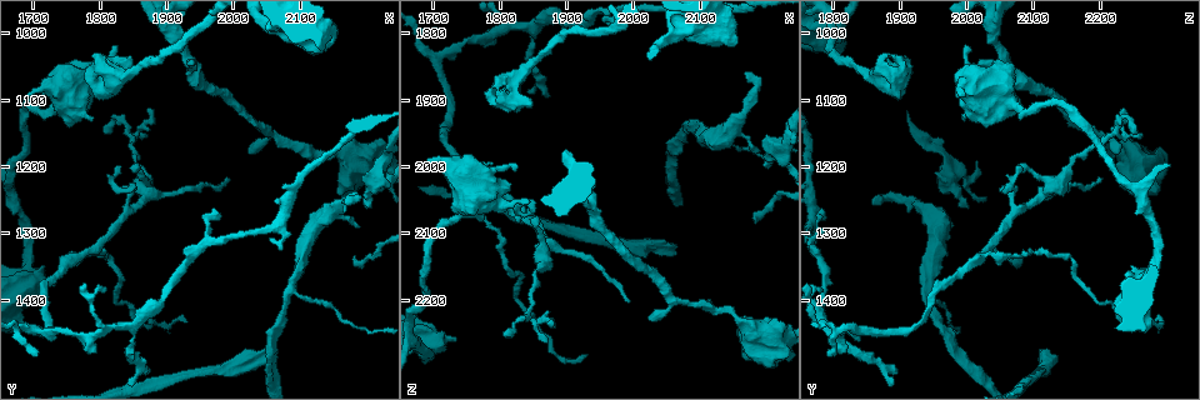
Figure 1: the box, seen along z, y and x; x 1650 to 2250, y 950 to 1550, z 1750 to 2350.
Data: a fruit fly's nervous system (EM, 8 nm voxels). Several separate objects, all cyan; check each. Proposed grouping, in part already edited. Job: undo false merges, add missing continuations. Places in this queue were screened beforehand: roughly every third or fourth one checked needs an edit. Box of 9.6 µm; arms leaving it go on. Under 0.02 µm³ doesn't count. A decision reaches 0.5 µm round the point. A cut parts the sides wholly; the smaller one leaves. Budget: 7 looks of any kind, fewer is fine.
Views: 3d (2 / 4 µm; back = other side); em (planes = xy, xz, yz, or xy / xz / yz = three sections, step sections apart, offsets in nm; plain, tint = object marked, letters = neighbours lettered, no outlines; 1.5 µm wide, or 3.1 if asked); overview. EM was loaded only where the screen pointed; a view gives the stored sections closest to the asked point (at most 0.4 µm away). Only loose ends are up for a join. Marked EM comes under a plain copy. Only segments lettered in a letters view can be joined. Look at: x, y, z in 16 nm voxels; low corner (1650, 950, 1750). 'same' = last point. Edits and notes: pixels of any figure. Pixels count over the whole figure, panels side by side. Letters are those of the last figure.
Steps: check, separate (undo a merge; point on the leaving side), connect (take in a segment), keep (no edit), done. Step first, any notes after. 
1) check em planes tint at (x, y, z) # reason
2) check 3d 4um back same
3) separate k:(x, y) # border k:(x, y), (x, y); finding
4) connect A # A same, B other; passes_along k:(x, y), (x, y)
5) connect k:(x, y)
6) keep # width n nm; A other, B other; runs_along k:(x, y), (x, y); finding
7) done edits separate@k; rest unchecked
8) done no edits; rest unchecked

check em planes letters at (1705, 1480, 1785) # branch stops here

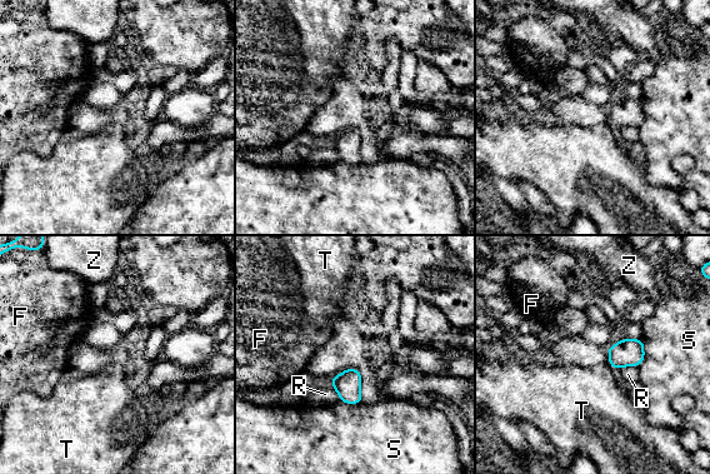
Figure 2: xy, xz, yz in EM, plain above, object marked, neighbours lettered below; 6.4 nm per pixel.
connect T # F other, R other, S other, T same, Z other; passes_along 2:(626, 353), (611, 365), (594, 399); it goes on there

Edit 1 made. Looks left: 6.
check 3d 2um at (1790, 1130, 1990) # free end

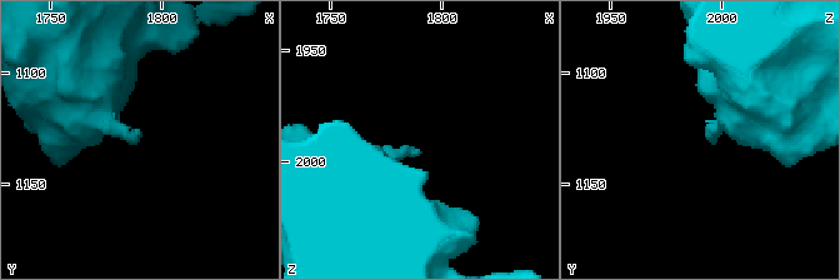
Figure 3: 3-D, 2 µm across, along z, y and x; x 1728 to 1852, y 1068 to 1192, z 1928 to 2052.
check em xz step 8 tint at (1786, 1131, 1994) # now the EM

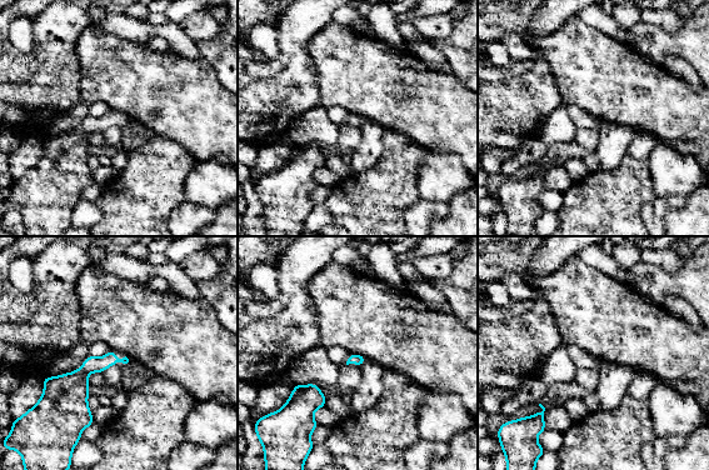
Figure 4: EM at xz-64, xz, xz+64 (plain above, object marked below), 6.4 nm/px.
check em planes letters same

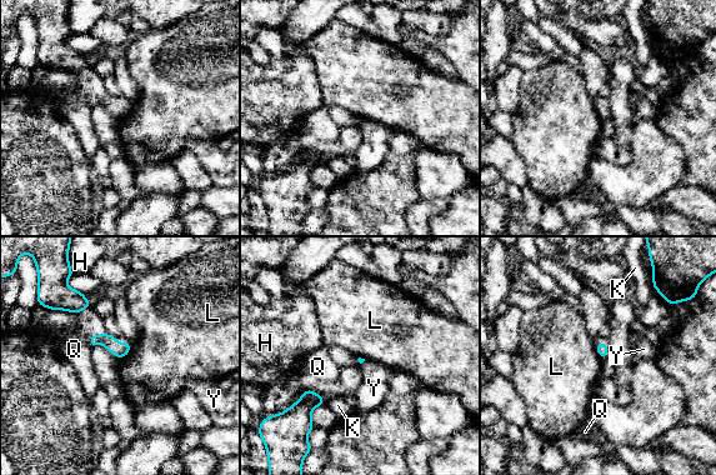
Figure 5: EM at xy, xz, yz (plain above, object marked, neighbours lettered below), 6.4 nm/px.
keep # H other, K other, L other, Q other, Y other; no lettered segment goes on from it

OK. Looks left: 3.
check em yz step 4 tint at (1830, 1200, 2075) # an open end

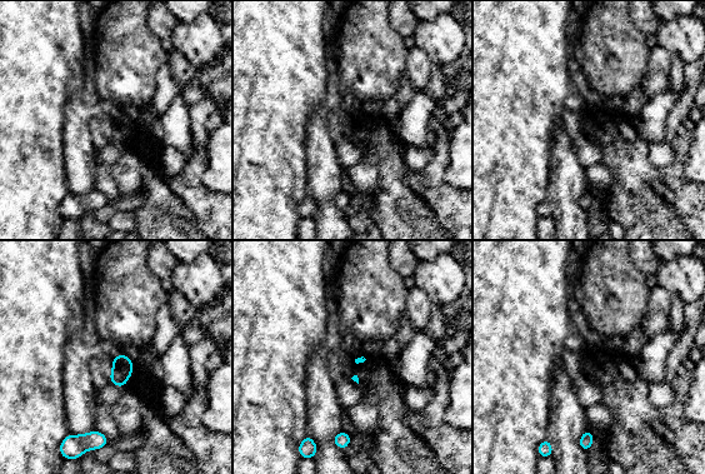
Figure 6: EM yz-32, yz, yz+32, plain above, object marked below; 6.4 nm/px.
check em planes letters same

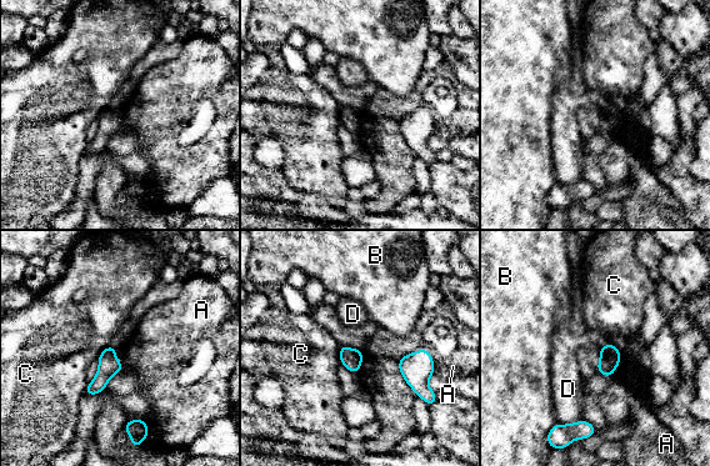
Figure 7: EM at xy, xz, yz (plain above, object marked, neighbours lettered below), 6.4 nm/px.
keep # A other, B other, C other, D other; border 7:(110, 345), (98, 357); no lettered segment goes on from it

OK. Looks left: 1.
done edits connect@2; rest unchecked

